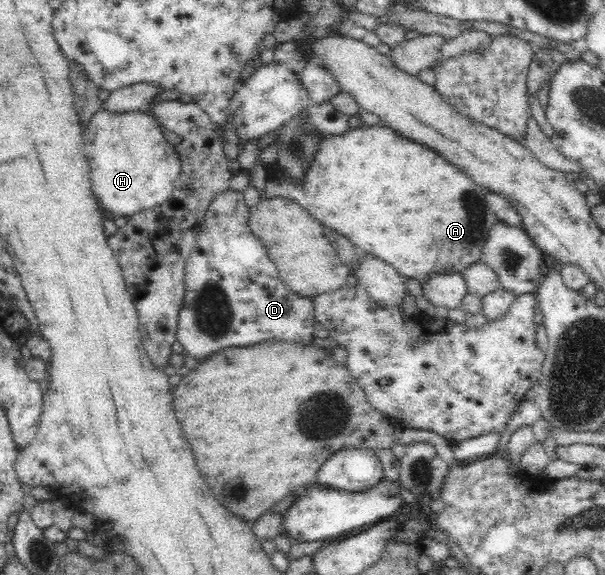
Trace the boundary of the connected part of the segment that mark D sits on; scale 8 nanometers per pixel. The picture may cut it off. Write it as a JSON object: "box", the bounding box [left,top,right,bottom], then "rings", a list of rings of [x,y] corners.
{"box":[176,189,315,361],"rings":[[[230,189],[229,191],[222,193],[219,197],[216,197],[216,200],[212,201],[212,204],[209,206],[209,209],[204,216],[204,221],[201,221],[194,251],[192,251],[190,257],[187,259],[187,265],[185,266],[185,294],[182,309],[179,311],[176,339],[178,340],[178,343],[184,347],[184,354],[193,355],[200,361],[210,354],[215,354],[217,351],[224,348],[246,347],[262,343],[266,340],[284,340],[306,347],[312,345],[312,341],[314,340],[312,333],[315,323],[315,311],[312,298],[294,293],[282,280],[280,280],[278,270],[276,270],[276,266],[272,264],[272,261],[269,260],[268,252],[266,252],[262,240],[252,234],[252,230],[250,230],[250,226],[248,225],[249,211],[242,192]]]}

